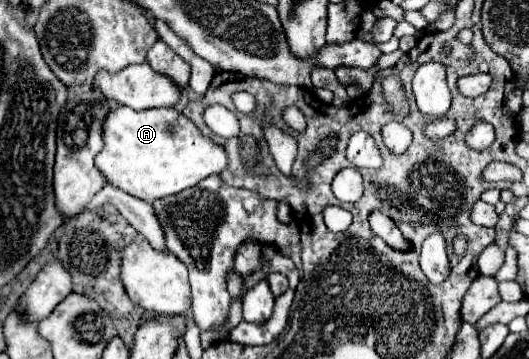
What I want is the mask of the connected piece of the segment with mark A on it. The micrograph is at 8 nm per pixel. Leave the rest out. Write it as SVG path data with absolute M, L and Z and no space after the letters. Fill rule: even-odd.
M127 106L113 108L103 124L103 140L105 148L97 154L95 166L105 174L107 182L145 202L191 188L207 176L221 174L229 164L225 148L205 138L199 128L175 108L139 112Z

